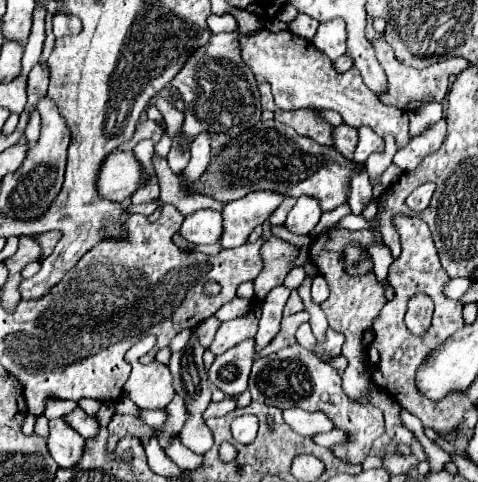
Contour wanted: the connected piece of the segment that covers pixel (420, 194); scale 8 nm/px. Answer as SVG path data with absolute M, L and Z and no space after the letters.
M422 184L418 190L414 190L414 192L408 196L406 204L408 204L414 212L422 212L422 210L430 204L432 194L434 194L434 184Z

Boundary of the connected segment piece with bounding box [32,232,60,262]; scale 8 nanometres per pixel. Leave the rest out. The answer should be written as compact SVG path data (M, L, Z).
M46 232L46 234L34 234L32 238L38 240L40 248L42 248L42 254L40 254L40 262L44 258L48 258L52 254L52 248L56 246L56 242L60 240L60 232Z

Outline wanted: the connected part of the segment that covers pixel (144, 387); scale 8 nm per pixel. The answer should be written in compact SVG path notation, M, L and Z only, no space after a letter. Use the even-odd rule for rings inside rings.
M150 362L150 364L132 364L130 378L124 386L124 394L140 408L148 410L162 410L170 404L174 398L174 388L172 388L172 374L168 366L160 362Z

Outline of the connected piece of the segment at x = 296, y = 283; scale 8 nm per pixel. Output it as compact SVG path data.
M294 268L294 270L288 272L288 276L284 280L284 286L290 288L290 290L298 290L302 286L304 278L306 278L306 270L304 268Z

